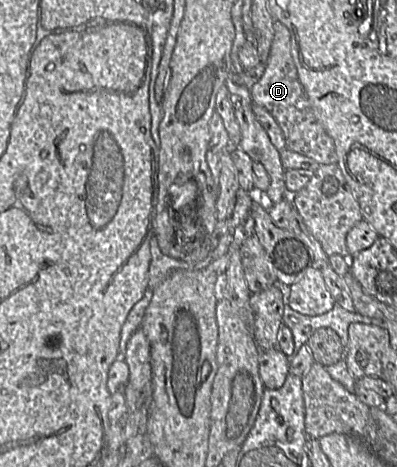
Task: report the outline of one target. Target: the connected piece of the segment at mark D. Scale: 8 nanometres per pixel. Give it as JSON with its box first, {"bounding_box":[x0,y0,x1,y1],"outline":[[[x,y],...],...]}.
{"bounding_box":[251,21,337,165],"outline":[[[274,21],[274,36],[266,70],[251,91],[253,104],[265,108],[274,117],[285,138],[285,149],[315,160],[320,165],[337,164],[333,139],[318,122],[306,92],[299,81],[296,64],[291,53],[291,35],[281,22]]]}

